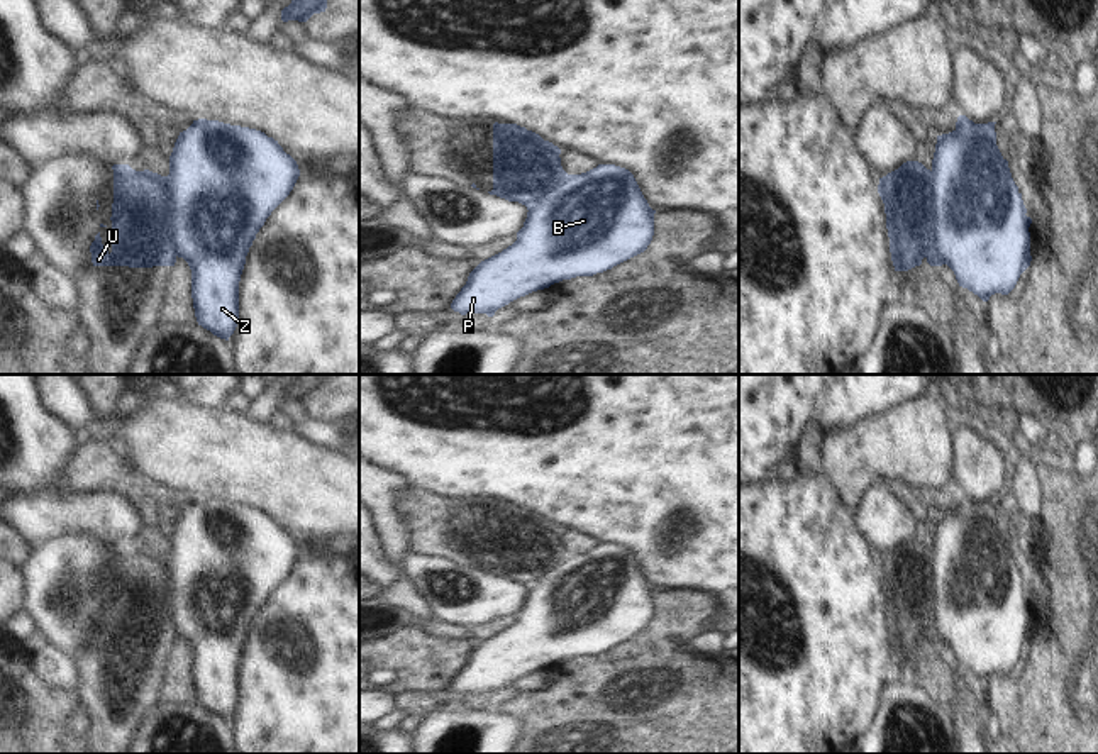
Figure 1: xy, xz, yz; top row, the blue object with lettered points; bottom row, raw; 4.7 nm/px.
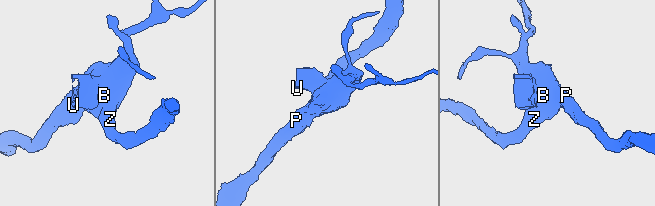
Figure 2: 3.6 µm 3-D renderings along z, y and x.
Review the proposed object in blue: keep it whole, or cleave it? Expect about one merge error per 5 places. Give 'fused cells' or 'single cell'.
fused cells

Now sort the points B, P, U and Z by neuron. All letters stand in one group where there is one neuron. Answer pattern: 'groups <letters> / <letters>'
groups B P Z / U

